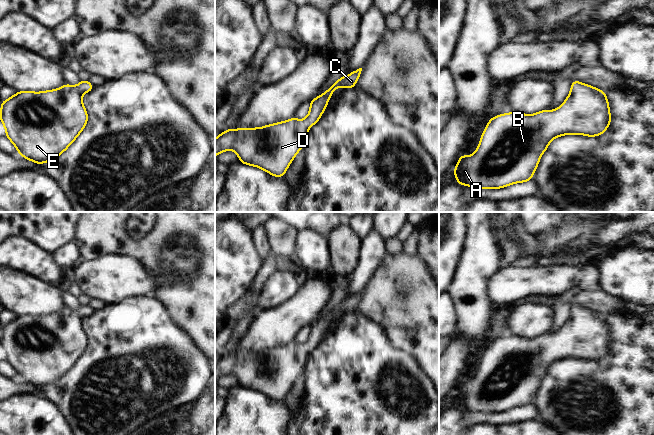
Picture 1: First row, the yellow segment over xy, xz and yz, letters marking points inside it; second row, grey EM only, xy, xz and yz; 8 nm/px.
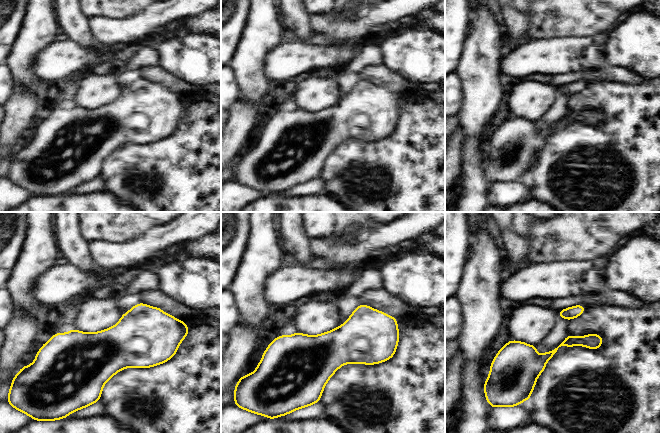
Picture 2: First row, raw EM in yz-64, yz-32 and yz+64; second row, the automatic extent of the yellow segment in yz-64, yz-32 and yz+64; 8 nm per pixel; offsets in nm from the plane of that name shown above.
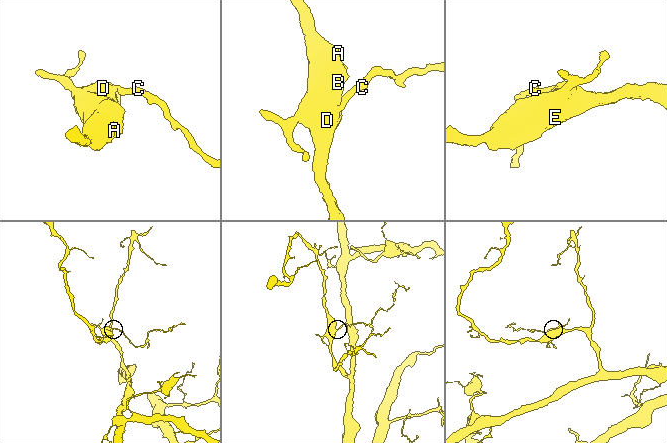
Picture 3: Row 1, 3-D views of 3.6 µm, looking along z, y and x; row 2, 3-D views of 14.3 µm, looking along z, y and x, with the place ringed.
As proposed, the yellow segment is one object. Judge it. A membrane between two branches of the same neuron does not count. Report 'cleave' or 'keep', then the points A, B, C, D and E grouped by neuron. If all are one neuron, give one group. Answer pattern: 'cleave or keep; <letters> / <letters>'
keep; A B C D E

